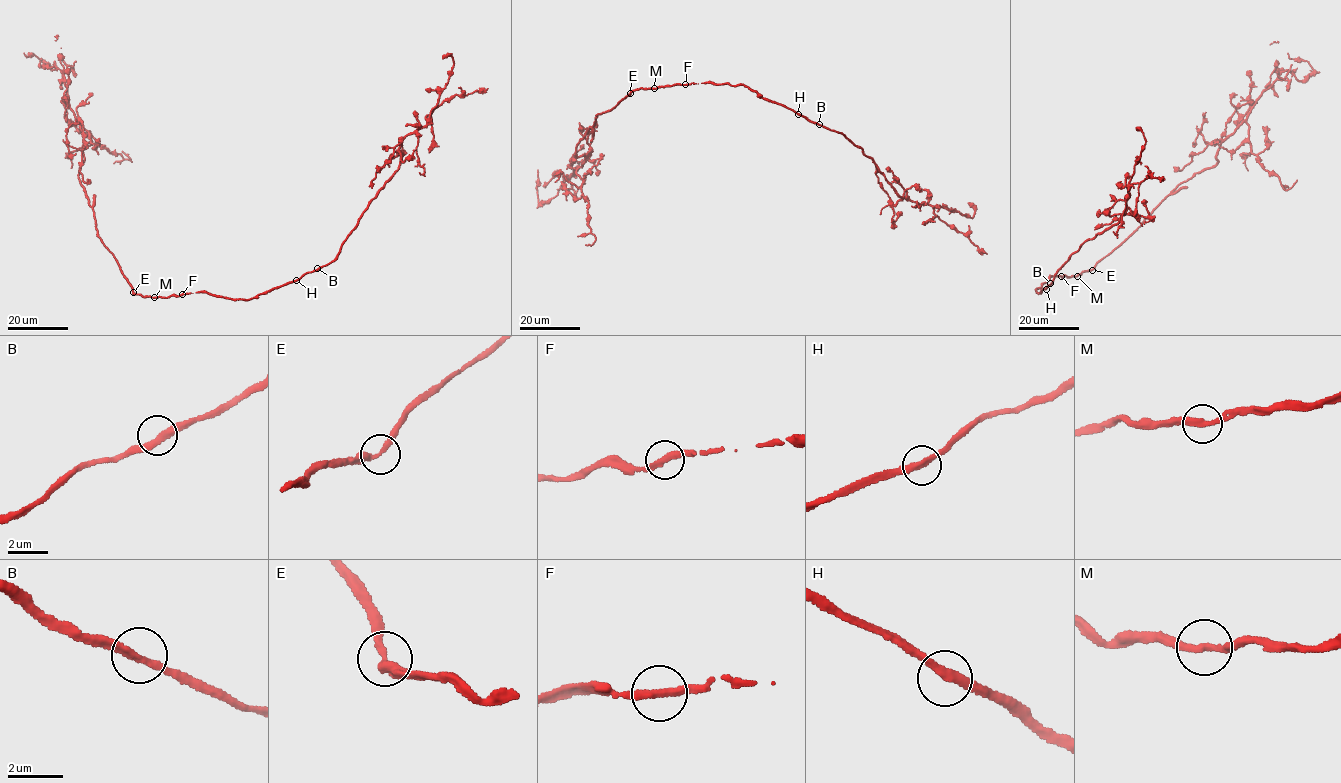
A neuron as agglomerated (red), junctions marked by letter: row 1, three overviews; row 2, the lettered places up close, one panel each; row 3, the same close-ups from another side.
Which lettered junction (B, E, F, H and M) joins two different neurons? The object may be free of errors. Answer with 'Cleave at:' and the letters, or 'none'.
Cleave at: none

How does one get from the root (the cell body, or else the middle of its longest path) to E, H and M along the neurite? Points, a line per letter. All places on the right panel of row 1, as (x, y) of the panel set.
E: (1057, 276), (1075, 276), (1093, 269)
H: (1057, 276), (1051, 276), (1035, 289), (1038, 293), (1046, 289)
M: (1057, 276), (1077, 276)

